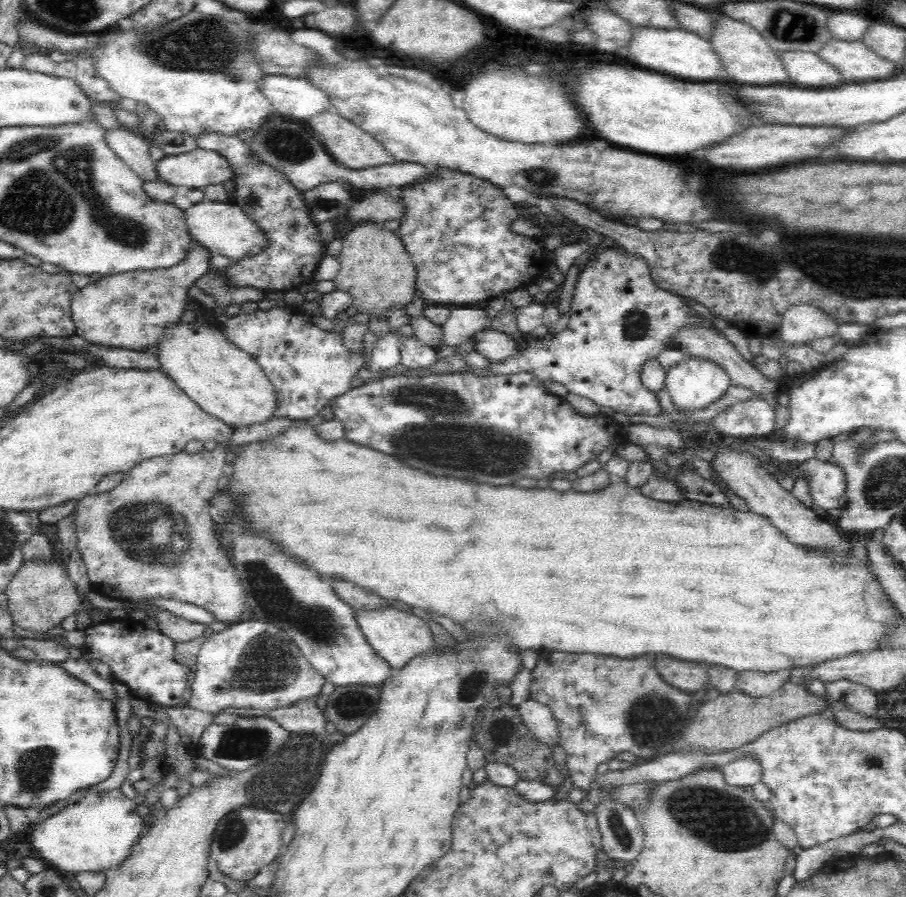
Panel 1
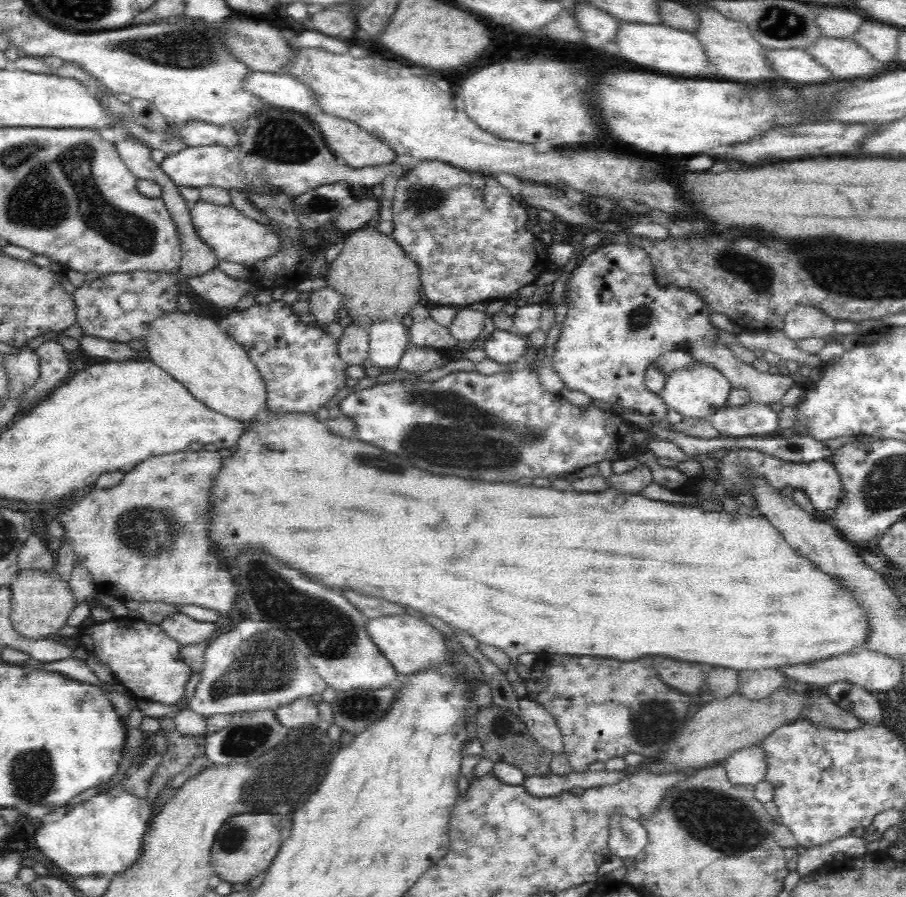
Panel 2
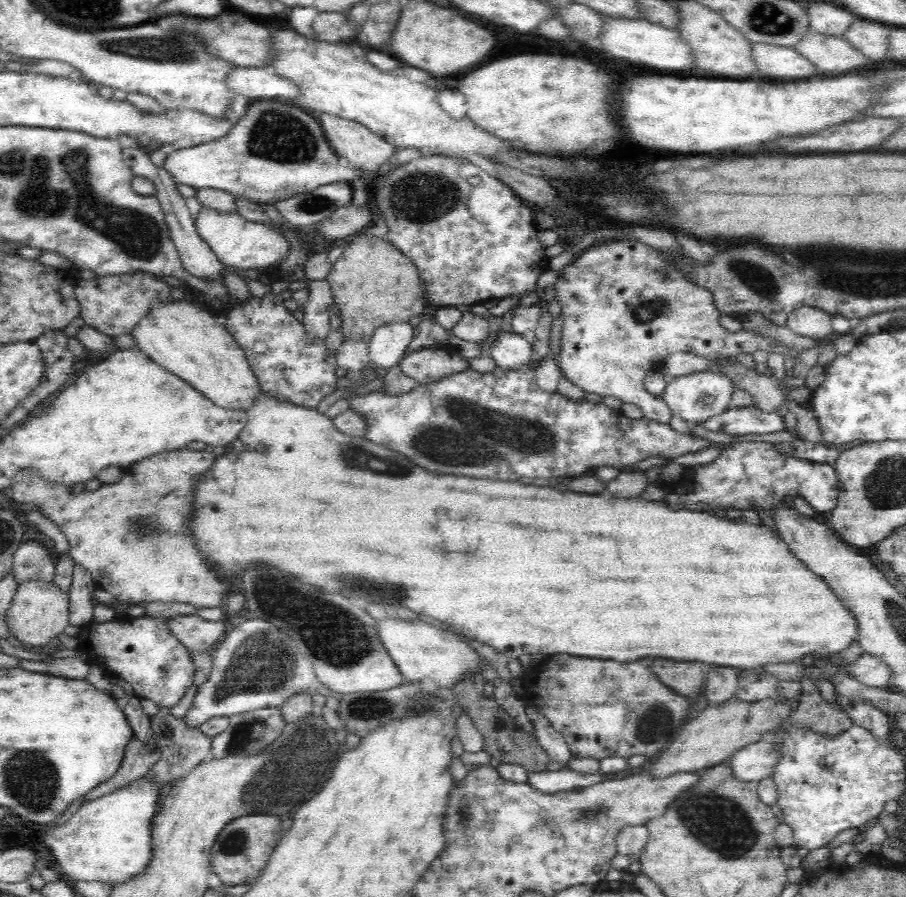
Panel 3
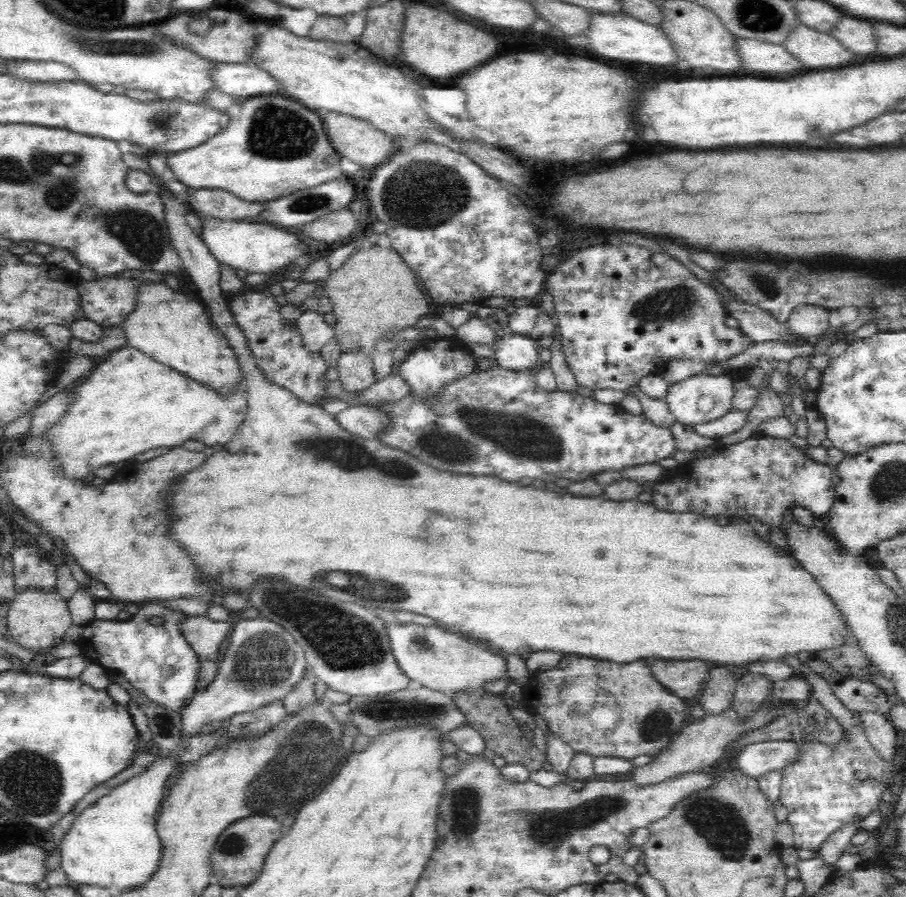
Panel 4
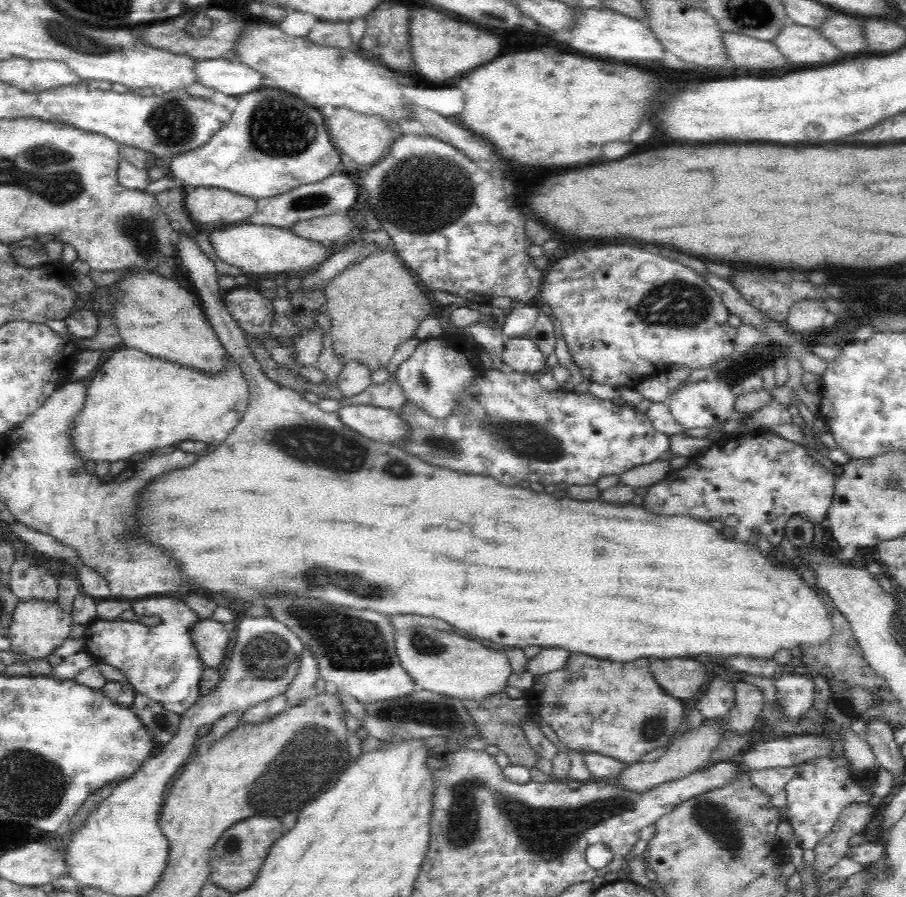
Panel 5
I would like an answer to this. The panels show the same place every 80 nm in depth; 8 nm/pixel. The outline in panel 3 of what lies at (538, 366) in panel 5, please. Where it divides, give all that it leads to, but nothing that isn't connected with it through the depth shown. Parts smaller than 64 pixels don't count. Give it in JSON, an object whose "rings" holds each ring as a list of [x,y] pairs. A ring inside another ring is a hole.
{"rings":[[[502,333],[489,350],[497,367],[503,370],[518,370],[532,360],[533,344],[518,333]]]}

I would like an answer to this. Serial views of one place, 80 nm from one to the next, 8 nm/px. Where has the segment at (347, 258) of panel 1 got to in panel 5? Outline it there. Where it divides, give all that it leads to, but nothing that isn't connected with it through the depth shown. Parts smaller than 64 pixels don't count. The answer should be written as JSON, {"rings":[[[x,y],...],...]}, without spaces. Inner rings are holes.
{"rings":[[[389,249],[377,250],[366,260],[350,266],[332,279],[324,290],[325,309],[331,322],[332,350],[338,361],[346,366],[356,361],[364,364],[371,374],[380,368],[386,368],[396,354],[402,342],[415,338],[416,331],[423,320],[430,316],[432,310],[430,295],[418,285],[416,276],[410,272],[398,256]]]}

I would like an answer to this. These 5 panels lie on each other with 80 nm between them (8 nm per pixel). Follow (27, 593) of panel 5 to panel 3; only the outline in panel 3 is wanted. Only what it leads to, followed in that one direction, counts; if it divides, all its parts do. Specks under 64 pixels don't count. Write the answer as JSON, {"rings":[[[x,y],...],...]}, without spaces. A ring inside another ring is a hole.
{"rings":[[[28,540],[20,543],[12,558],[12,573],[20,584],[26,581],[52,583],[55,580],[55,566],[42,543]]]}

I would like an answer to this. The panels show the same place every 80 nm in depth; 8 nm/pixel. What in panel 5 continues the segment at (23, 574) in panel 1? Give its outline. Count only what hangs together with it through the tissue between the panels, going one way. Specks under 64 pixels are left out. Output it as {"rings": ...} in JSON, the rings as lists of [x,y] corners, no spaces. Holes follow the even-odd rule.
{"rings":[[[42,599],[20,601],[14,610],[7,634],[14,662],[26,665],[25,662],[29,659],[40,660],[55,654],[55,650],[70,638],[70,626],[73,623],[73,617],[68,617],[68,613],[64,613],[58,602],[50,603]]]}

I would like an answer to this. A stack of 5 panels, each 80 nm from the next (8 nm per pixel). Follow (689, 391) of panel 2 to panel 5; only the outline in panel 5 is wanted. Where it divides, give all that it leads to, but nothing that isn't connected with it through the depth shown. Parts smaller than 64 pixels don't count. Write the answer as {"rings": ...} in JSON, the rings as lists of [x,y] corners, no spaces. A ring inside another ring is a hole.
{"rings":[[[716,375],[702,382],[688,383],[675,393],[671,393],[667,405],[671,415],[683,430],[706,428],[720,424],[727,420],[728,416],[735,410],[736,397],[730,391],[730,383],[722,380]]]}

